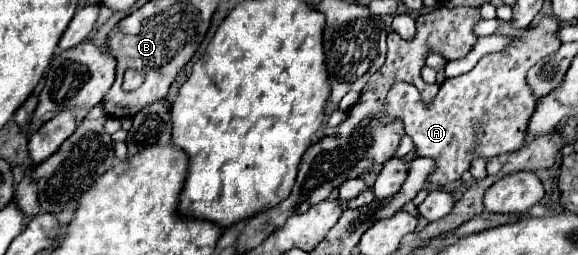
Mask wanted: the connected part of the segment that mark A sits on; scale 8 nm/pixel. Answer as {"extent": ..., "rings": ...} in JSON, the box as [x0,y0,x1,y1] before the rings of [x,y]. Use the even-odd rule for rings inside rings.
{"extent":[382,19,560,185],"rings":[[[542,19],[538,27],[516,37],[514,47],[484,55],[470,73],[446,79],[430,107],[424,107],[414,85],[396,83],[390,89],[386,109],[382,113],[384,121],[400,117],[406,127],[406,135],[410,135],[416,145],[416,153],[438,161],[436,173],[430,175],[432,183],[446,185],[460,179],[474,157],[490,159],[500,153],[518,151],[524,145],[526,123],[536,105],[536,97],[530,85],[526,85],[526,73],[532,65],[536,65],[536,61],[560,47],[560,41],[554,37],[556,31],[558,23],[554,19]]]}

